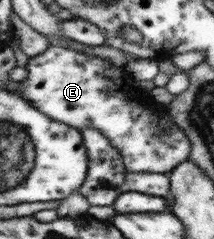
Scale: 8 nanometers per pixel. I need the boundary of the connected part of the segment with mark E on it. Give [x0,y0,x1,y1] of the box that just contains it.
[16,45,191,174]

